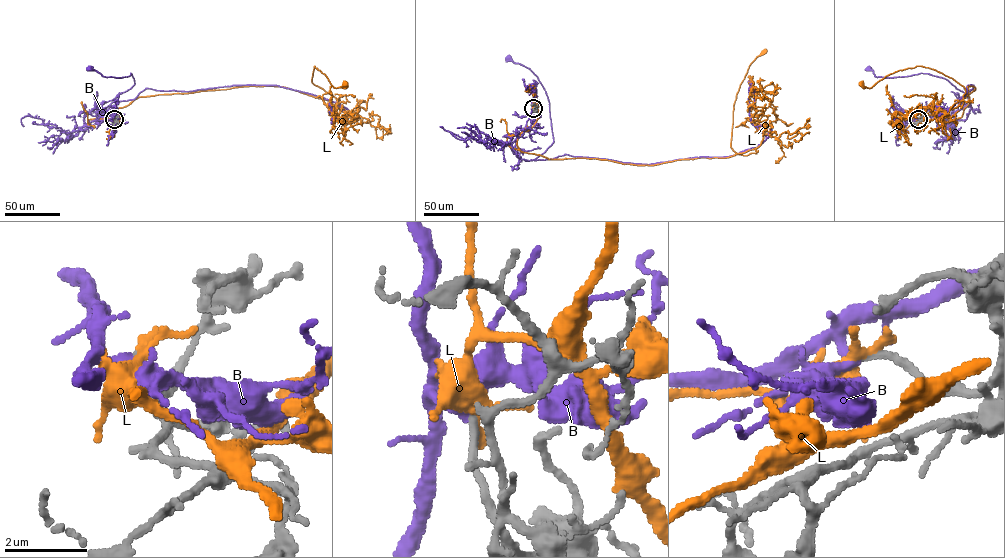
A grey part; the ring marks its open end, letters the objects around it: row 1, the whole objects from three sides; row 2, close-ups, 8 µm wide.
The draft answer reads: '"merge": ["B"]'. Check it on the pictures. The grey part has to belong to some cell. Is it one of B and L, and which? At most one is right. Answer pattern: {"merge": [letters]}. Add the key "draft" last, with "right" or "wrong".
{"merge": ["B"], "draft": "right"}

